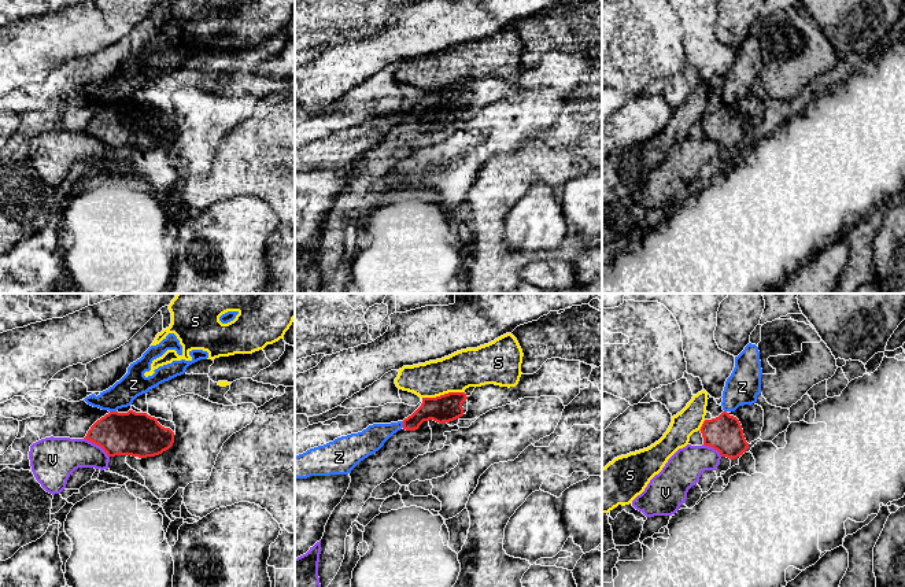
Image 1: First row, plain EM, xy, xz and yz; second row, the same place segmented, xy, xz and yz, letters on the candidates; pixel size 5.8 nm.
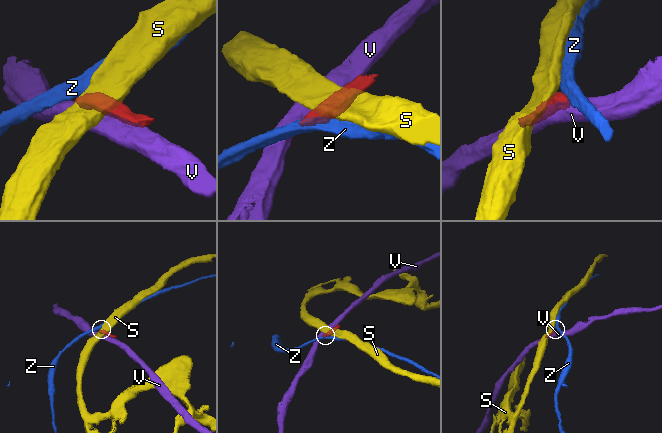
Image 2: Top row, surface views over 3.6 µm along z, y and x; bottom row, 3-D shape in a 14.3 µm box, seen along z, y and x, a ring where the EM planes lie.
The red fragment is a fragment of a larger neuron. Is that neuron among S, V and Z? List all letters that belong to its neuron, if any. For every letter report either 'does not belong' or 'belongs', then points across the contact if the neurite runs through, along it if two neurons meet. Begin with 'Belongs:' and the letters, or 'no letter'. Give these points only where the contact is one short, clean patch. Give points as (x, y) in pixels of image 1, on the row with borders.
Belongs: no letter
S: does not belong
V: does not belong
Z: does not belong | along xy (110, 410), (115, 412)

